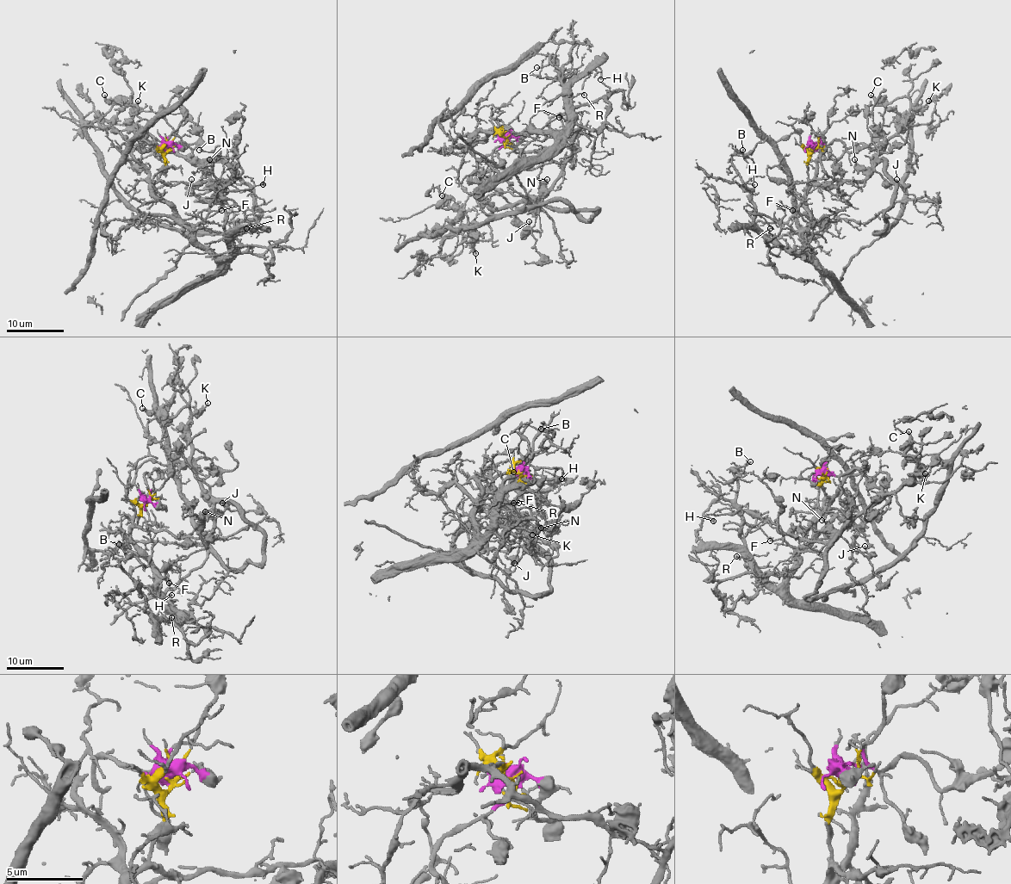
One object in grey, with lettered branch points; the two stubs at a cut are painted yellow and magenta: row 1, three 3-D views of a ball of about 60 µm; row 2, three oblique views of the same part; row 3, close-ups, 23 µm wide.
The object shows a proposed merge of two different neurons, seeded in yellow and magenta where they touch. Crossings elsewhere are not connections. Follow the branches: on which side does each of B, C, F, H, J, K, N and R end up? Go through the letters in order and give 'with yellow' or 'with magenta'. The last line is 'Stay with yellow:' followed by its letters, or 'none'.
B: with yellow
C: with magenta
F: with yellow
H: with yellow
J: with magenta
K: with magenta
N: with magenta
R: with yellow
Stay with yellow: B, F, H, R

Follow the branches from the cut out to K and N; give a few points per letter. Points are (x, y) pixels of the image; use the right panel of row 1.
K: (813, 149), (817, 143), (839, 140), (849, 151), (858, 151), (890, 138), (914, 109), (922, 108), (929, 101)
N: (813, 149), (817, 143), (834, 140), (849, 151), (877, 142), (883, 147), (869, 169), (860, 168), (854, 159)

